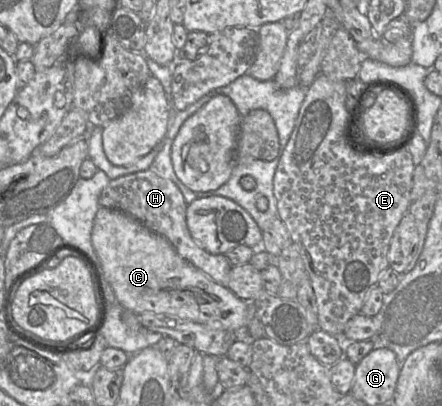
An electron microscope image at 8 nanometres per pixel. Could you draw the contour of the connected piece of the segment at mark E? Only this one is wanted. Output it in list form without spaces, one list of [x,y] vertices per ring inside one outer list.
[[[320,74],[307,89],[293,131],[280,157],[273,179],[273,190],[277,200],[278,217],[283,221],[289,231],[292,243],[296,244],[300,250],[305,270],[315,293],[318,310],[318,329],[334,335],[339,338],[339,340],[343,337],[346,323],[353,316],[360,314],[366,295],[373,286],[377,285],[381,272],[389,268],[387,254],[390,240],[395,228],[408,210],[413,184],[413,172],[415,169],[412,155],[407,149],[400,150],[394,154],[377,157],[358,154],[347,145],[343,137],[346,122],[346,81],[347,80],[332,80]]]

